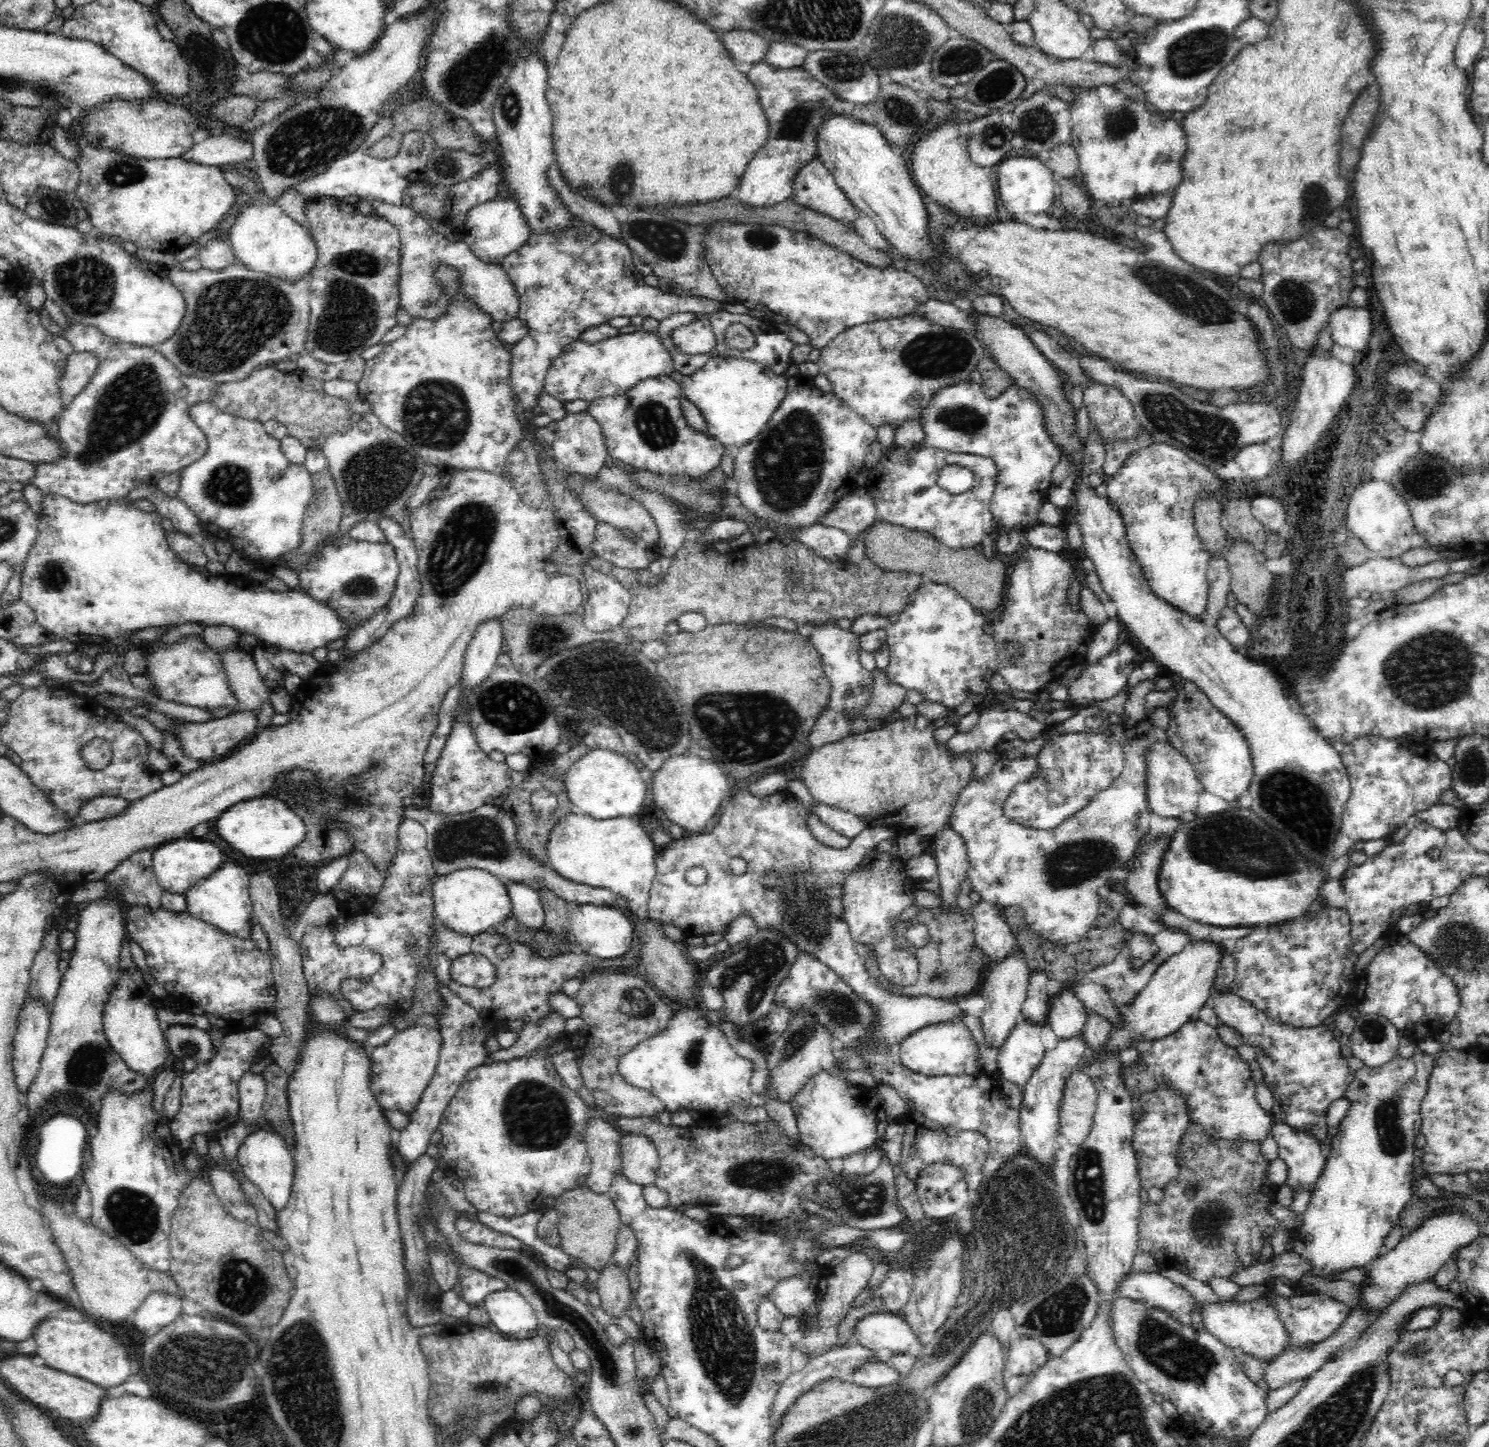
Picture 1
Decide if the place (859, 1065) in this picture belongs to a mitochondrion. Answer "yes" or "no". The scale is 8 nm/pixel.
no

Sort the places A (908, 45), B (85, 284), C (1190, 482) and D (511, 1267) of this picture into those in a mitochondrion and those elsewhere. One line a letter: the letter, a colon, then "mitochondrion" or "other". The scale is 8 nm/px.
A: mitochondrion
B: mitochondrion
C: mitochondrion
D: mitochondrion

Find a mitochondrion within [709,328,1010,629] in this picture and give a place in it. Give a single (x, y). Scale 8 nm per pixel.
(788, 462)

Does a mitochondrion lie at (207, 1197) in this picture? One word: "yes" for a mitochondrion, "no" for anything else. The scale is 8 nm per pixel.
no

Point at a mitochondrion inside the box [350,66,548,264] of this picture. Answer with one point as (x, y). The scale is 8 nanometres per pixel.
(446, 165)

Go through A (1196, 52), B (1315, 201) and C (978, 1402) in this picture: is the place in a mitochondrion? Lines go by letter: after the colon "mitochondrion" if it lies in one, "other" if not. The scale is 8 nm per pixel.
A: mitochondrion
B: mitochondrion
C: mitochondrion

